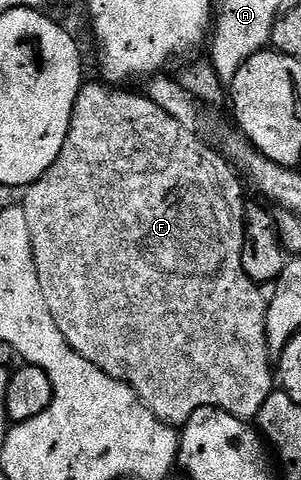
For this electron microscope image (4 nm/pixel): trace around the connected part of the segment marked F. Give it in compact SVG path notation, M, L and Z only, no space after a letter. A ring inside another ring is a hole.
M85 83L81 87L78 98L74 102L74 110L70 118L70 130L66 134L66 142L62 142L62 154L58 154L58 158L54 158L50 170L46 170L46 174L42 174L40 180L35 180L33 184L29 184L22 192L22 196L24 196L22 207L26 210L26 222L30 225L30 242L34 250L38 282L42 282L42 294L46 294L46 306L50 306L50 314L54 314L54 322L58 322L58 330L62 330L62 338L66 338L68 345L78 354L82 354L82 358L86 358L86 362L94 362L94 366L98 366L98 370L102 370L102 374L110 374L110 378L130 386L130 390L134 390L136 397L164 424L183 426L187 424L188 419L194 414L194 410L202 410L202 406L221 408L245 422L255 421L262 410L262 402L266 402L266 398L270 398L270 394L274 391L274 364L273 361L272 364L268 361L270 359L268 339L266 338L268 301L264 299L261 285L255 284L246 274L246 270L242 270L242 242L244 241L246 199L244 200L244 188L240 185L239 178L236 177L239 175L216 149L199 140L194 134L190 134L190 130L186 130L186 126L182 126L182 122L174 122L174 118L170 118L170 114L166 114L166 110L162 110L162 106L154 106L154 102L148 99L147 95L140 94L140 96L135 96L132 92L124 92L128 90L117 90L107 83L99 83Z

